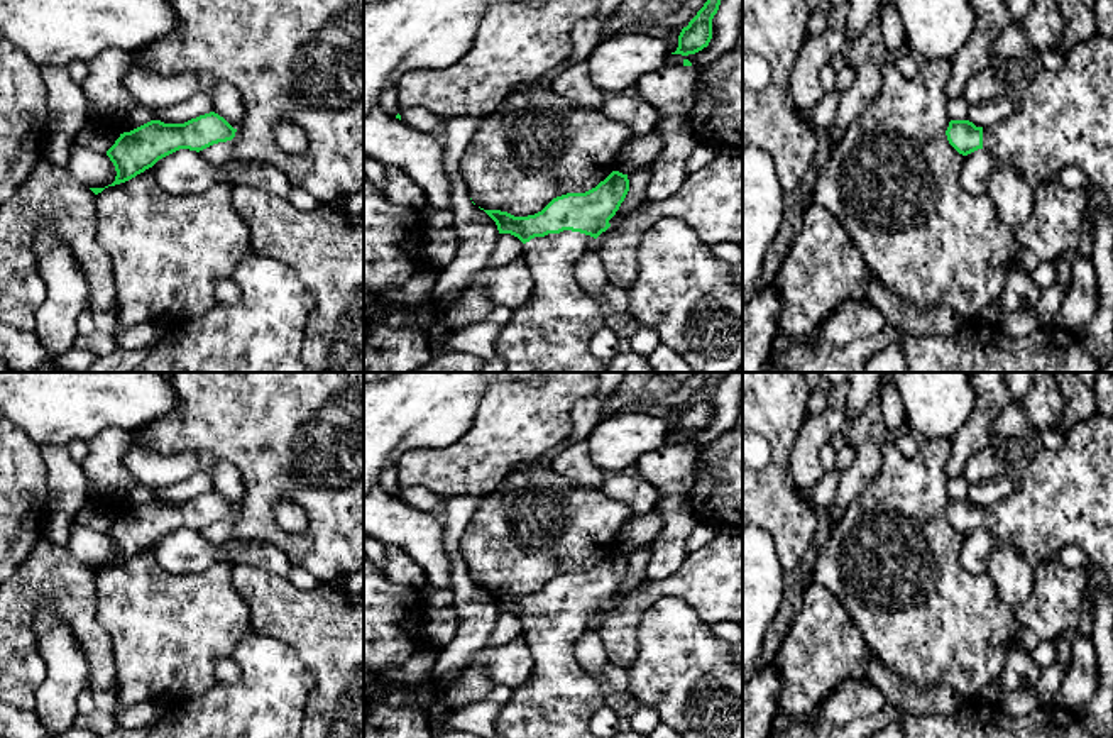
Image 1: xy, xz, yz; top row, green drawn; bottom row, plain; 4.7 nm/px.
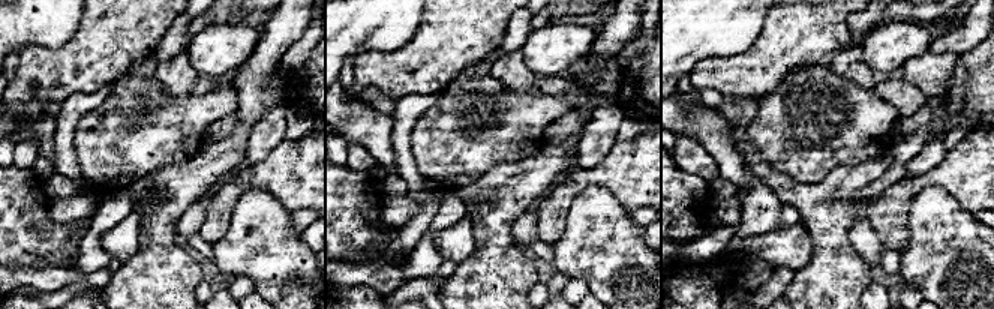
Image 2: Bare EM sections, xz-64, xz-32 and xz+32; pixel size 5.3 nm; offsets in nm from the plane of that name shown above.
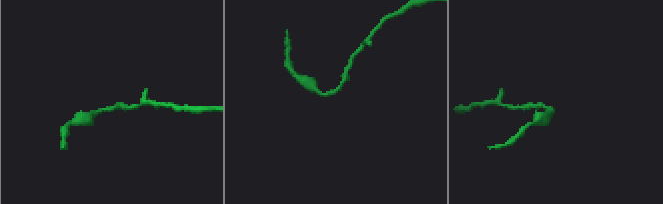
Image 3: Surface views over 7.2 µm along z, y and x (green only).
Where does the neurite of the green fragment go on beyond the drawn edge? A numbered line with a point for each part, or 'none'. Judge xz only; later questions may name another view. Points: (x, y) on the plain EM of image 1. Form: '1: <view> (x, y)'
1: xz (559, 699)

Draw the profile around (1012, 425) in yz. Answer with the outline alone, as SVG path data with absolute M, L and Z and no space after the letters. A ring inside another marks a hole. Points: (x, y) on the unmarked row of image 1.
M1012 399L993 423L993 440L1013 449L1018 455L1020 440L1032 430L1022 403Z

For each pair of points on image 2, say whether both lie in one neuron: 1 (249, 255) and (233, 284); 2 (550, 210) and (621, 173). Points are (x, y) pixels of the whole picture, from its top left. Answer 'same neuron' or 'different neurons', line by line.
1: different neurons
2: same neuron

